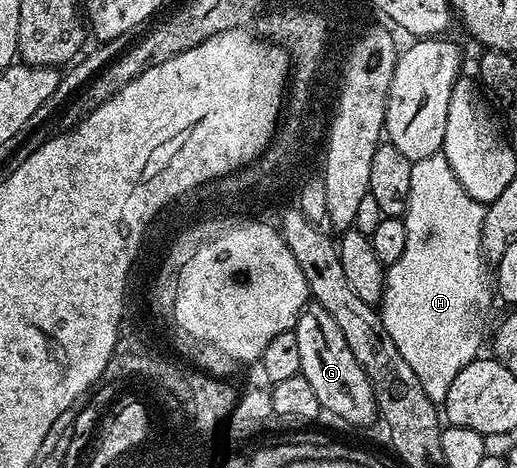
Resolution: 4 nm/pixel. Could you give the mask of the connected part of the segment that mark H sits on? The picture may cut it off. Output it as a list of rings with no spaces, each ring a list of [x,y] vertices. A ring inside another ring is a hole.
[[[437,154],[433,157],[425,157],[425,161],[417,161],[411,164],[413,169],[413,178],[411,189],[409,189],[409,201],[407,202],[407,213],[403,216],[403,224],[405,225],[405,249],[401,253],[401,257],[396,263],[390,264],[386,268],[383,276],[383,302],[381,304],[381,314],[383,324],[385,325],[385,333],[389,333],[389,337],[393,337],[393,345],[397,345],[397,350],[401,352],[401,357],[405,357],[413,373],[417,375],[417,381],[421,381],[421,389],[425,389],[425,397],[429,397],[429,401],[436,405],[442,405],[445,401],[445,393],[449,393],[449,385],[453,385],[453,377],[457,377],[457,373],[461,373],[461,369],[465,369],[465,365],[469,365],[480,354],[479,339],[475,335],[471,335],[471,326],[475,323],[475,314],[479,311],[482,303],[487,303],[493,299],[493,287],[483,276],[483,267],[485,268],[485,256],[483,254],[483,215],[485,212],[484,204],[479,203],[473,197],[469,197],[469,193],[465,193],[465,189],[461,185],[461,181],[453,173],[450,168],[449,161],[443,154]]]

